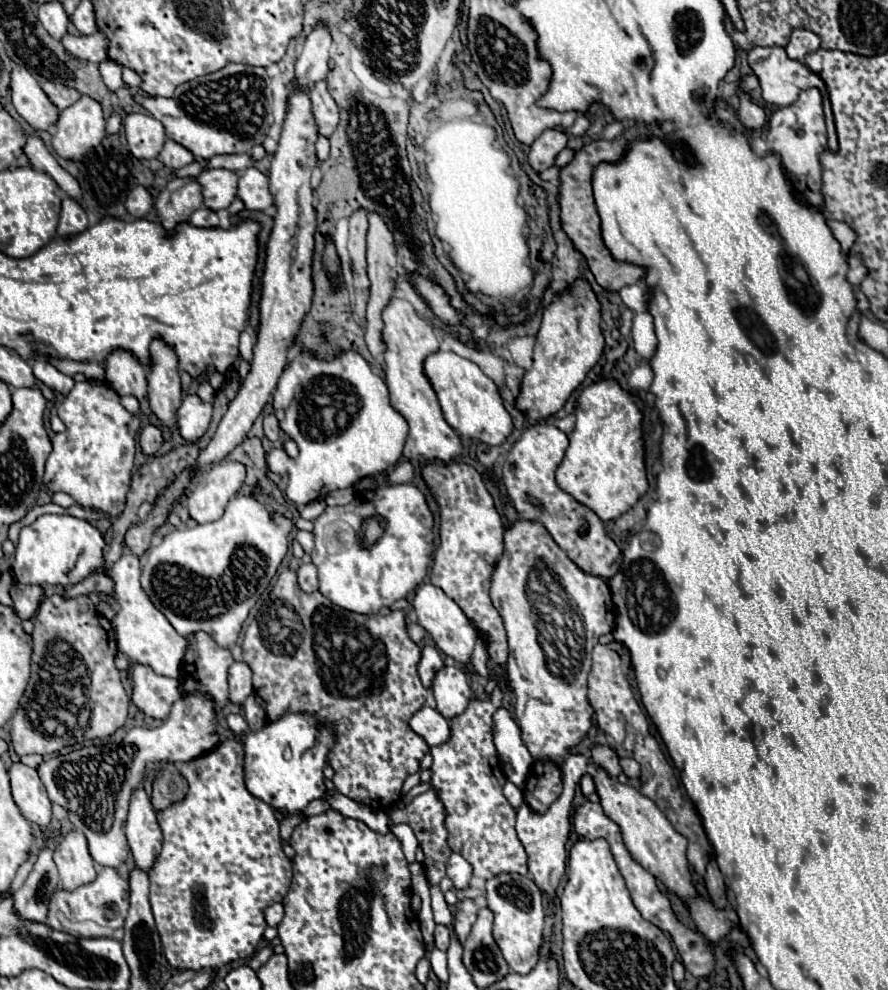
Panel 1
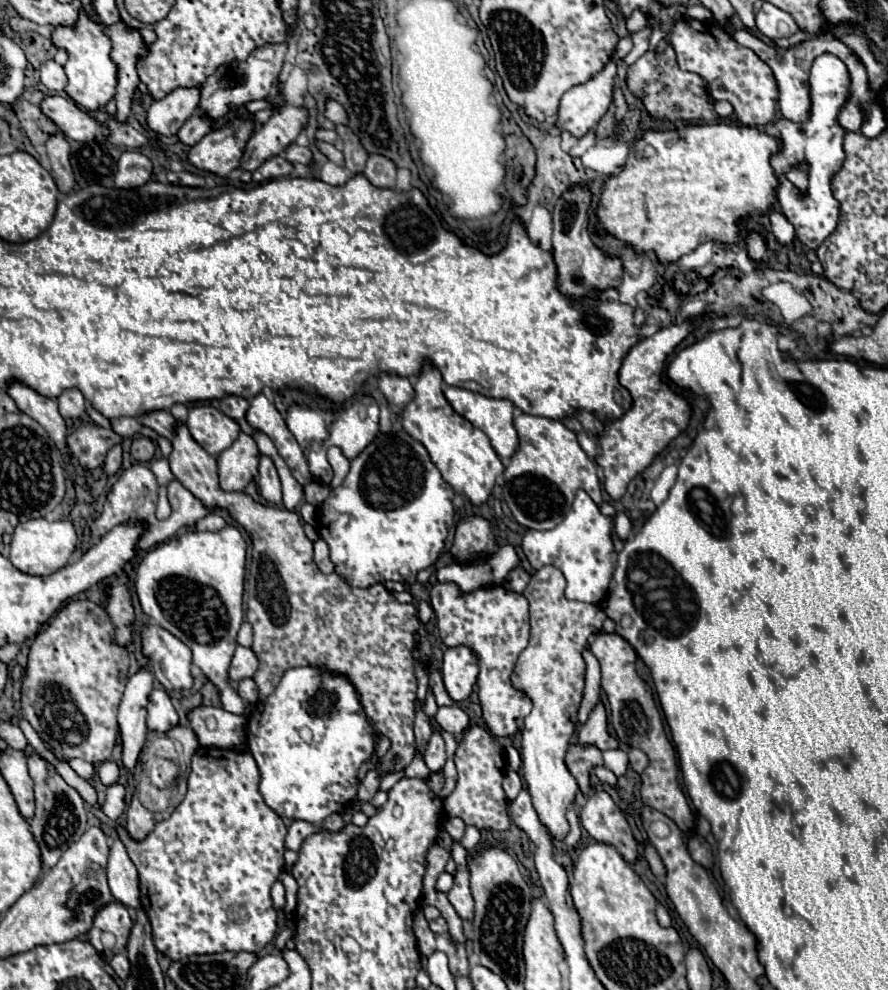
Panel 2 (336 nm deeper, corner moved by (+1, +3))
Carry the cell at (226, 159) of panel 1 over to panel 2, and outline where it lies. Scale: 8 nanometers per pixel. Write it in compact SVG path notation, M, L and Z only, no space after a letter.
M290 145L286 151L284 151L284 157L290 161L290 163L302 163L302 165L312 165L312 151L308 147L300 147L300 145Z

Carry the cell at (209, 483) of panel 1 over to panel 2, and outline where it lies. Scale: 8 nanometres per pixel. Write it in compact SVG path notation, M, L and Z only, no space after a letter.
M240 433L238 439L218 457L220 487L224 491L244 491L258 473L258 461L260 451L256 441L250 435Z

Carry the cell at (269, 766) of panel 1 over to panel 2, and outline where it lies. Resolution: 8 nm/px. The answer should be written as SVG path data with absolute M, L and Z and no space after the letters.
M316 667L288 669L282 675L276 691L258 703L256 713L248 721L248 749L262 773L260 793L266 805L272 807L280 817L322 823L328 815L342 811L346 805L350 805L350 801L354 801L360 783L358 769L362 763L372 759L376 741L370 719L362 711L358 691L354 691L354 685L350 679L346 679L346 675L332 675L330 671Z

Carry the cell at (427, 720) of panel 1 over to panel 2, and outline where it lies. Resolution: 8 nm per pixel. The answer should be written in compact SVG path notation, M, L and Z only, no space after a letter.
M458 705L438 707L436 721L438 721L438 725L440 725L444 731L452 733L454 737L460 737L460 735L470 727L470 717L468 717Z

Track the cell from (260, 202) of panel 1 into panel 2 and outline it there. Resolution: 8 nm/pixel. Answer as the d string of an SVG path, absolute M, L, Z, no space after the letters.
M276 155L272 159L268 159L266 163L262 163L254 173L252 173L252 179L256 183L264 183L264 181L270 181L270 179L278 179L278 177L286 177L286 175L292 175L294 171L294 165L290 161L286 161L282 155Z

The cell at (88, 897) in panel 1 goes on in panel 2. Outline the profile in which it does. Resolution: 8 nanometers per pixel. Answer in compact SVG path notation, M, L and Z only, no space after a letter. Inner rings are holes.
M112 901L110 905L106 905L104 909L98 911L88 937L90 937L90 943L94 945L94 949L104 959L110 959L110 955L120 953L126 947L130 931L132 931L132 917L130 917L128 909L124 905L120 905L120 903L116 903L116 901ZM102 931L110 931L116 937L114 949L104 949L104 945L100 941Z

